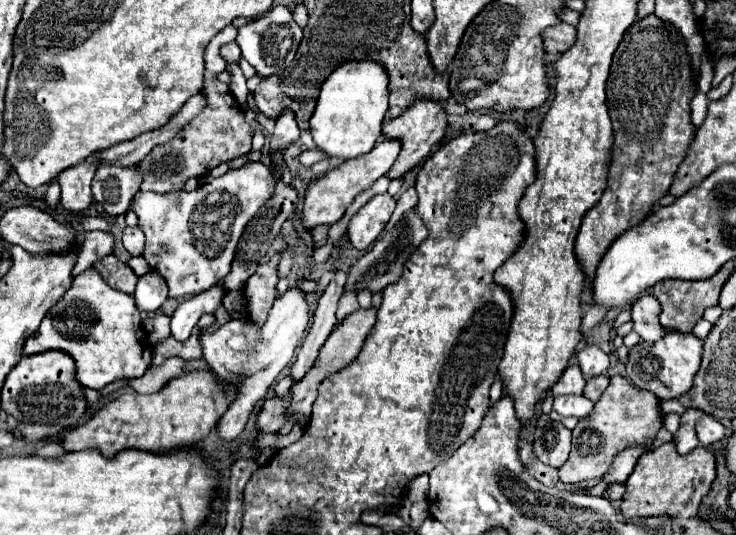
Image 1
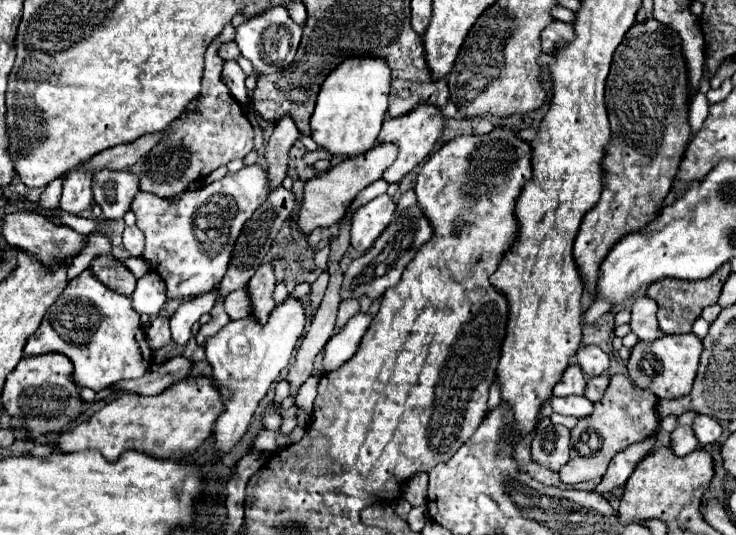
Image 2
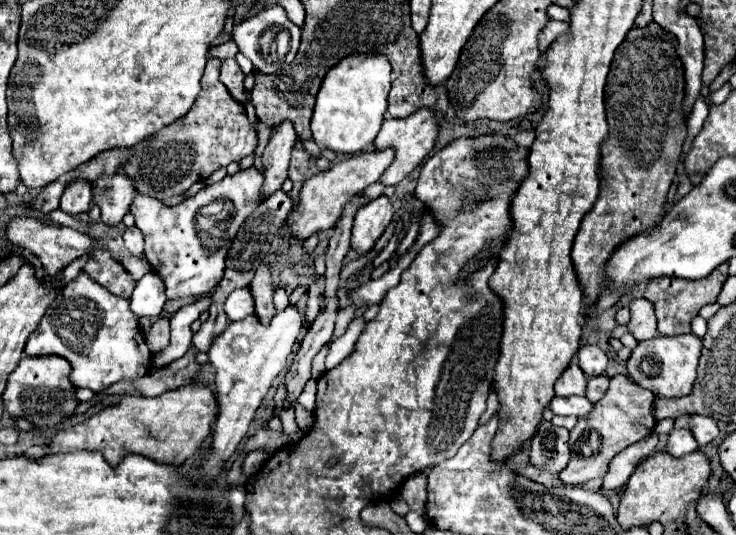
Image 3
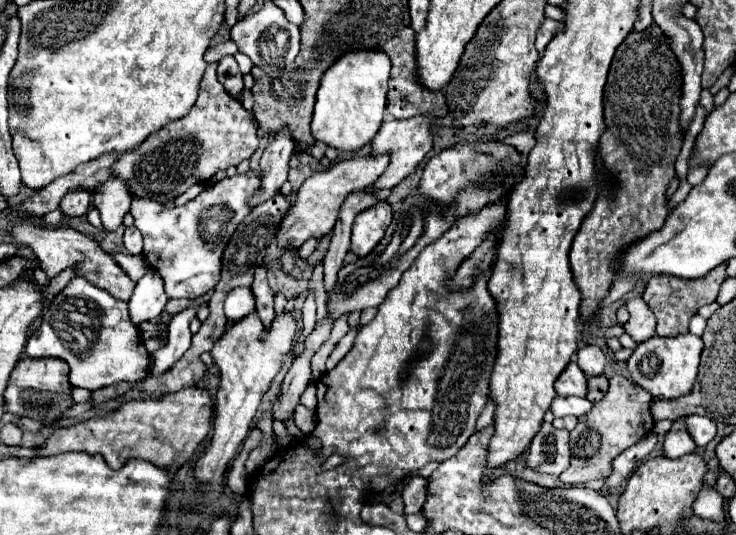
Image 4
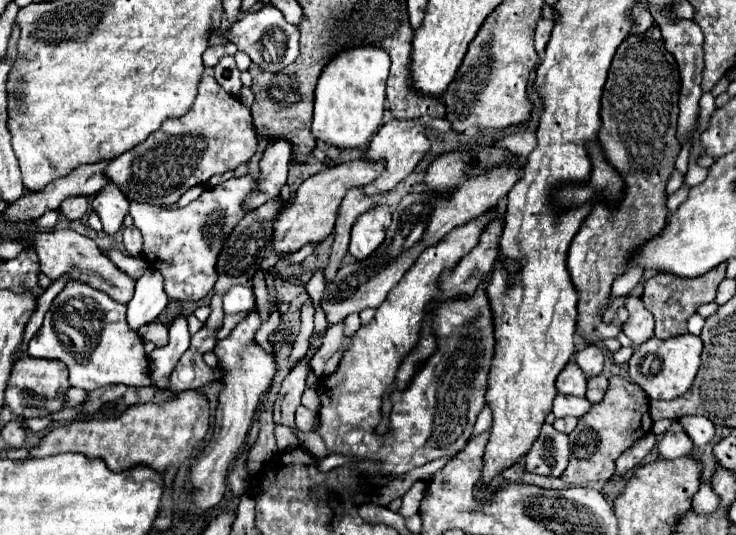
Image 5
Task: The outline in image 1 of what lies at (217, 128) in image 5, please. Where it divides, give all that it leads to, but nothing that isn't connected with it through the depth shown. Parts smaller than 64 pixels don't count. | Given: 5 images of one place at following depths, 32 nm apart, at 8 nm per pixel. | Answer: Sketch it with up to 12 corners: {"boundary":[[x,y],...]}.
{"boundary":[[208,44],[208,106],[170,142],[154,146],[142,190],[180,190],[250,152],[250,126],[228,84],[220,46]]}

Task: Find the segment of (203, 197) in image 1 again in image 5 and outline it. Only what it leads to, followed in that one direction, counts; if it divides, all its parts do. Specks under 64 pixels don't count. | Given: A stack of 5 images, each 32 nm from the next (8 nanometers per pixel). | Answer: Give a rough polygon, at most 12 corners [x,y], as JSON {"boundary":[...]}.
{"boundary":[[250,174],[184,208],[132,202],[170,300],[206,298],[246,216]]}

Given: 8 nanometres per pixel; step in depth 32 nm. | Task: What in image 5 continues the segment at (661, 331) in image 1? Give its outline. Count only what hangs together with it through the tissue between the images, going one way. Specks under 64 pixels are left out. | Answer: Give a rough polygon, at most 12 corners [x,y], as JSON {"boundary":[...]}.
{"boundary":[[638,296],[626,298],[622,330],[636,346],[654,336],[654,316]]}

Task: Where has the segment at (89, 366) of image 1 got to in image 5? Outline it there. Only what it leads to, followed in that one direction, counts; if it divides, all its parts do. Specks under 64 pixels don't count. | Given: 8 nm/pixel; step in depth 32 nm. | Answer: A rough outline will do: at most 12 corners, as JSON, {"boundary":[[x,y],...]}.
{"boundary":[[70,280],[28,342],[70,386],[148,386],[126,304]]}

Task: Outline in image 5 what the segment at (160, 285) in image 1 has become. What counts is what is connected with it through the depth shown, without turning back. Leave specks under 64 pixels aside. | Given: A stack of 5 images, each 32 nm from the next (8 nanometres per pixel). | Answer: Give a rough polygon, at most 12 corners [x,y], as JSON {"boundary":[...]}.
{"boundary":[[150,268],[126,304],[130,328],[154,322],[166,308],[164,278]]}

